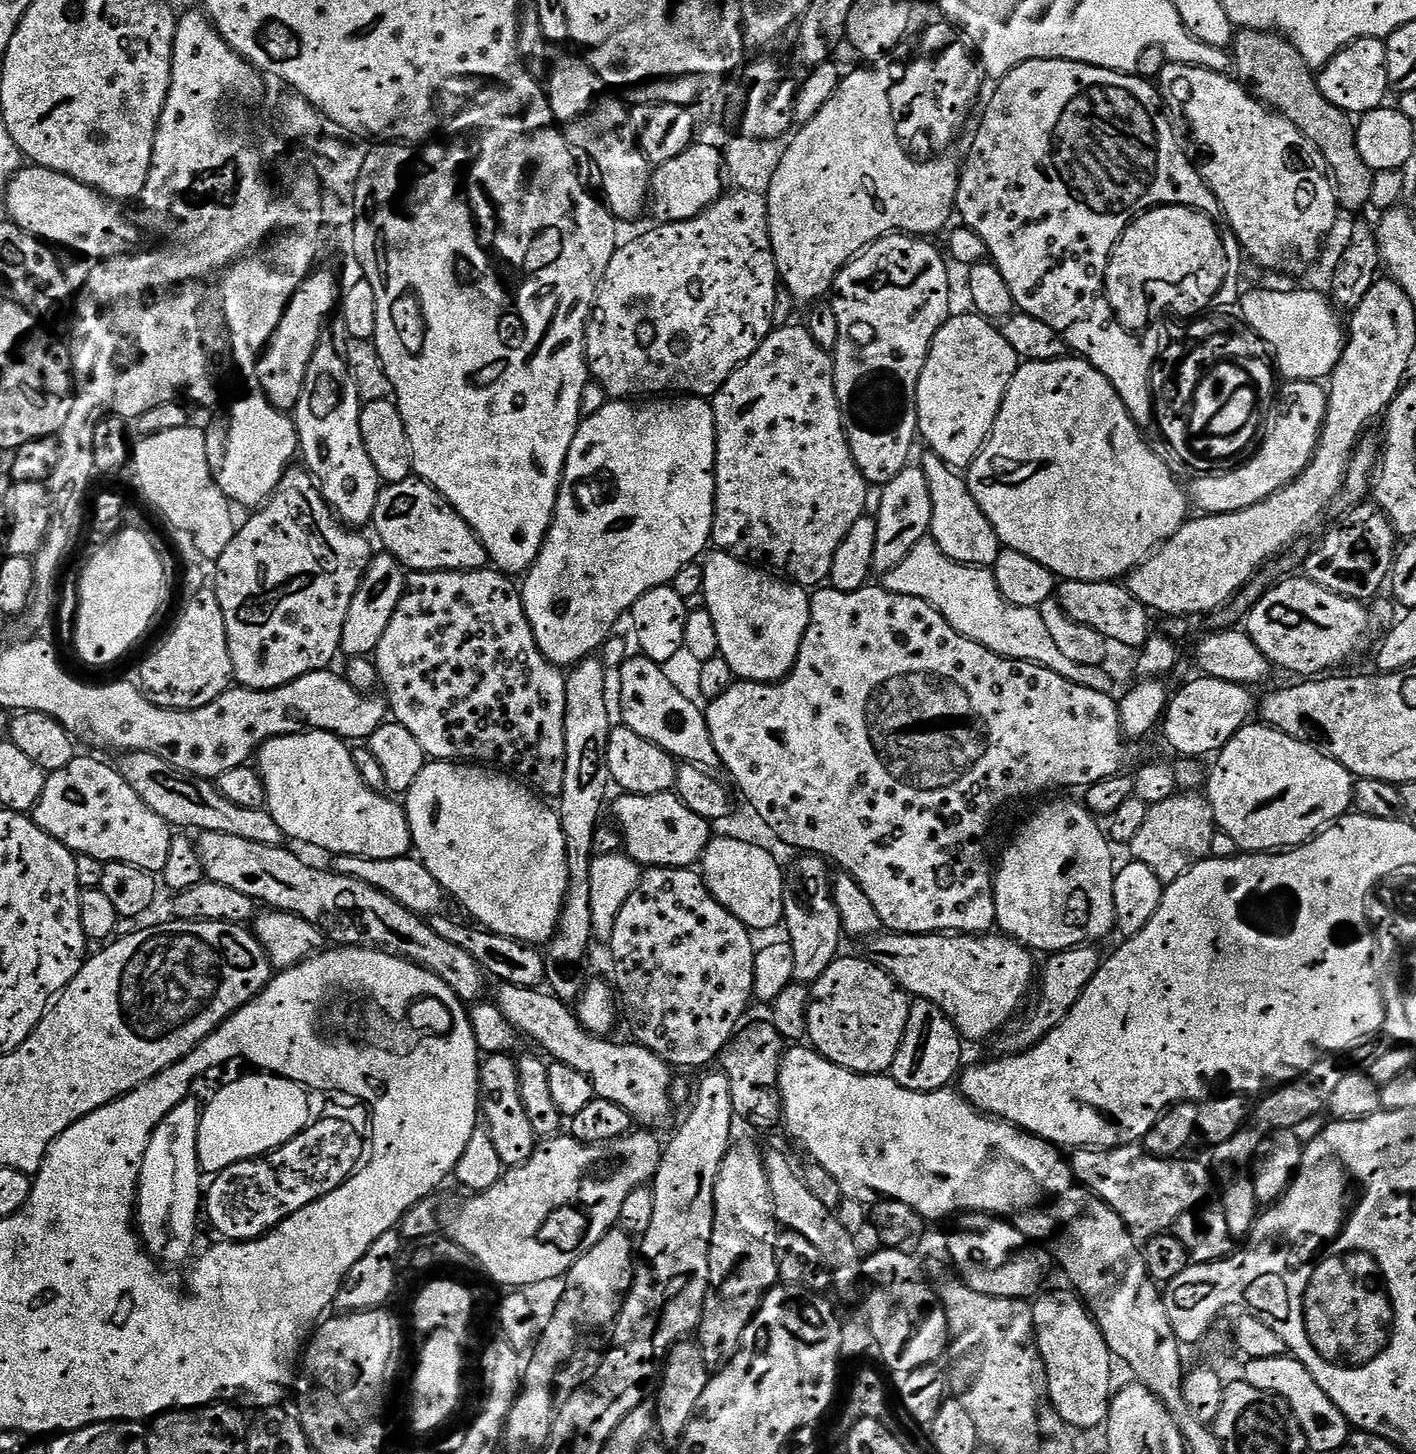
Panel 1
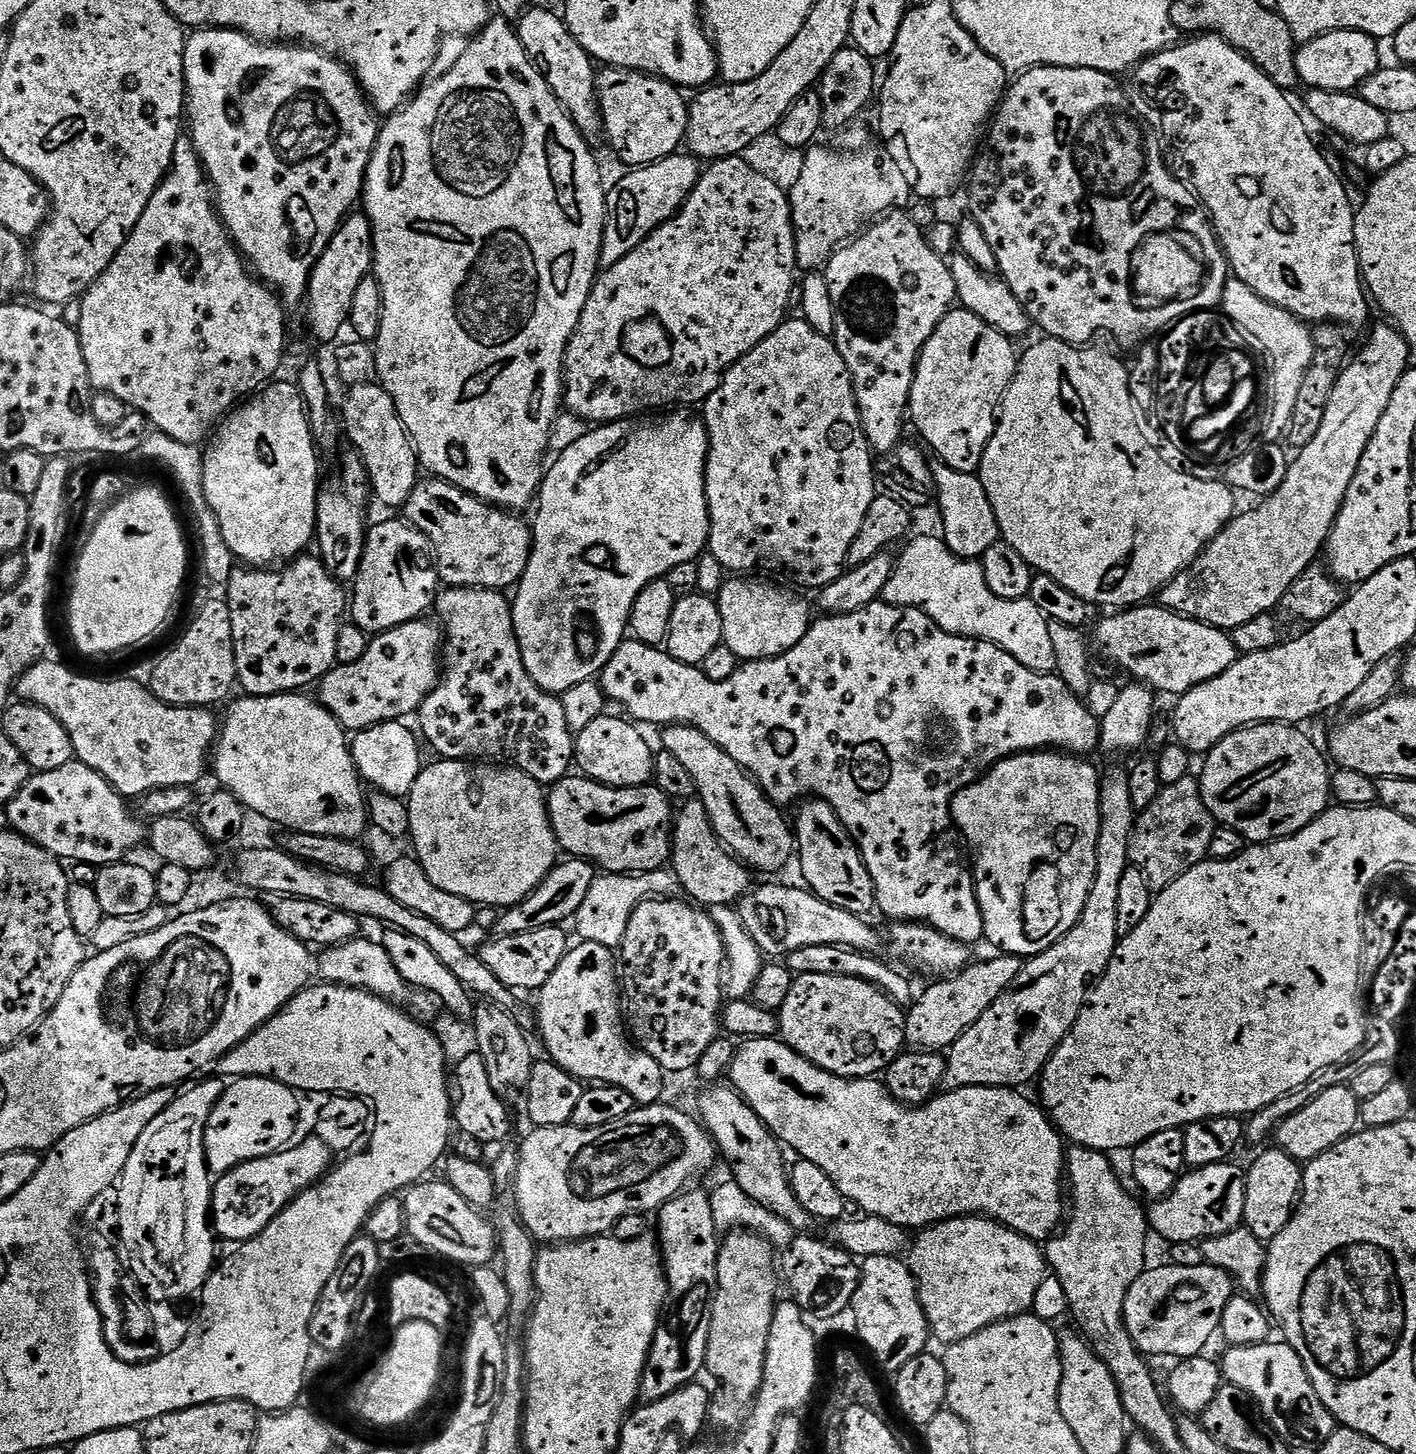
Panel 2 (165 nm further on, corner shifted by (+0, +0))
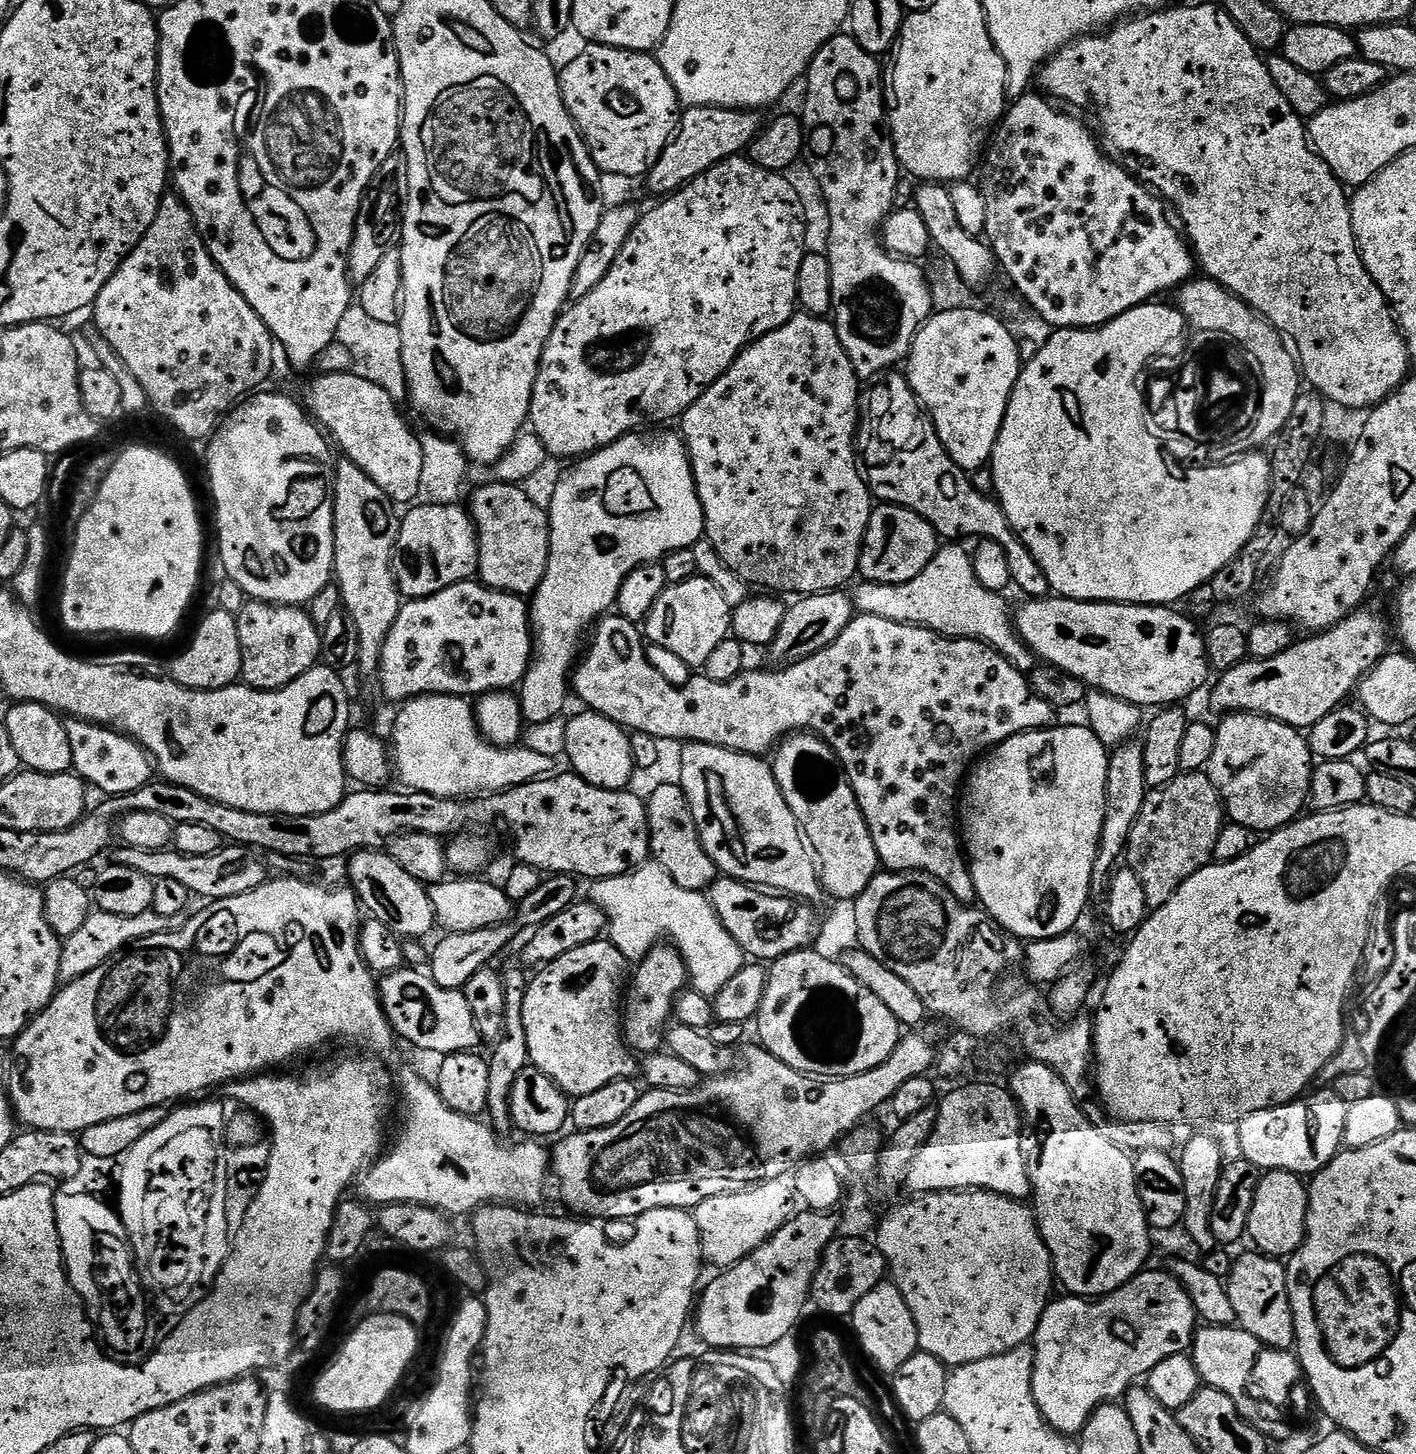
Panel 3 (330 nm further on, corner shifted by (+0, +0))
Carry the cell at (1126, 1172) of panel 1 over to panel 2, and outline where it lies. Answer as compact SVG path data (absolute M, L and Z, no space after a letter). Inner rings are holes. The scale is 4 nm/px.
M1232 1163L1211 1164L1185 1171L1175 1190L1155 1201L1152 1209L1147 1209L1151 1231L1173 1245L1203 1242L1241 1227L1244 1224L1248 1177L1243 1167Z

